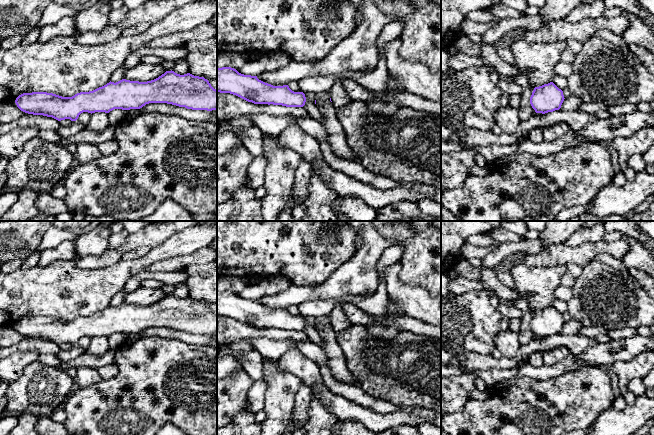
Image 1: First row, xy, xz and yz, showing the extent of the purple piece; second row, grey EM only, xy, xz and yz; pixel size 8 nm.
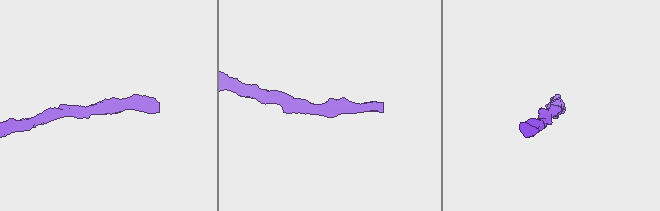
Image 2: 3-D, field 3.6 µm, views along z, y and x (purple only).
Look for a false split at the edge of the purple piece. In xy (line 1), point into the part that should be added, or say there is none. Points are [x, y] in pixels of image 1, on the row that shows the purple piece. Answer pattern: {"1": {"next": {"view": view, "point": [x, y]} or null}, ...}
{"1": {"next": null}}

